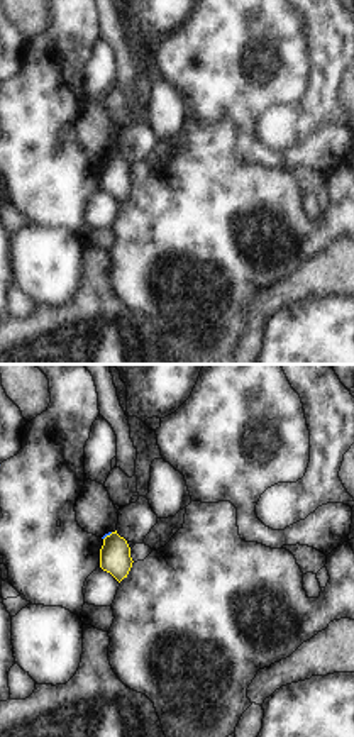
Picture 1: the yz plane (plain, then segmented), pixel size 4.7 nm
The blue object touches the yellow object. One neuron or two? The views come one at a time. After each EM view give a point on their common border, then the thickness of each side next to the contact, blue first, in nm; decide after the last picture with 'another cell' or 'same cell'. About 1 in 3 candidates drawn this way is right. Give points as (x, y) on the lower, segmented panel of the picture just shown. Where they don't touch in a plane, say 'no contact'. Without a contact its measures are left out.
meets blue at (107, 534); 20 nm thick on the blue side, 140 nm on the other

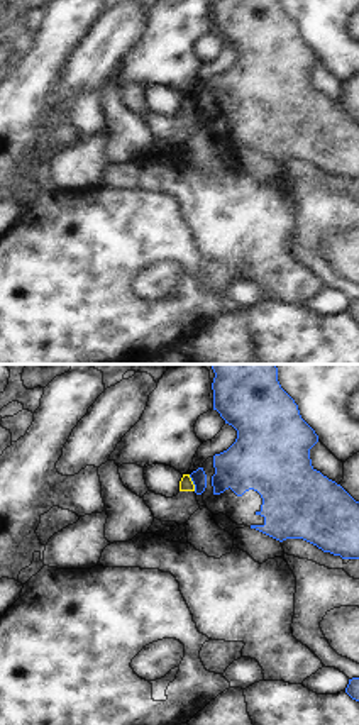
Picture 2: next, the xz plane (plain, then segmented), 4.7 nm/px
meets blue at (193, 483); 70 nm thick on the blue side, 60 nm on the other

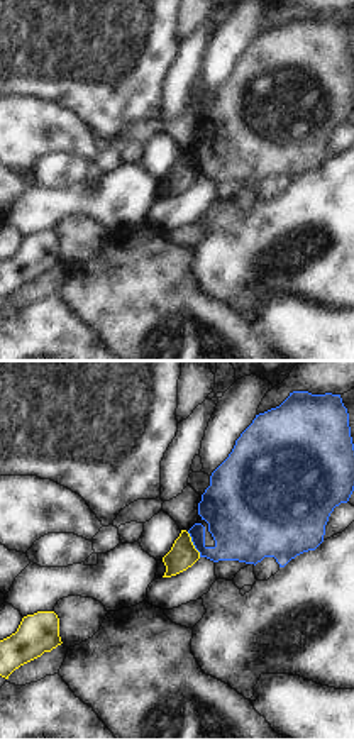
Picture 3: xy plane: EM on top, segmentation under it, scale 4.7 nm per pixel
meets blue at (193, 544); 300 nm thick on the blue side, 130 nm on the other

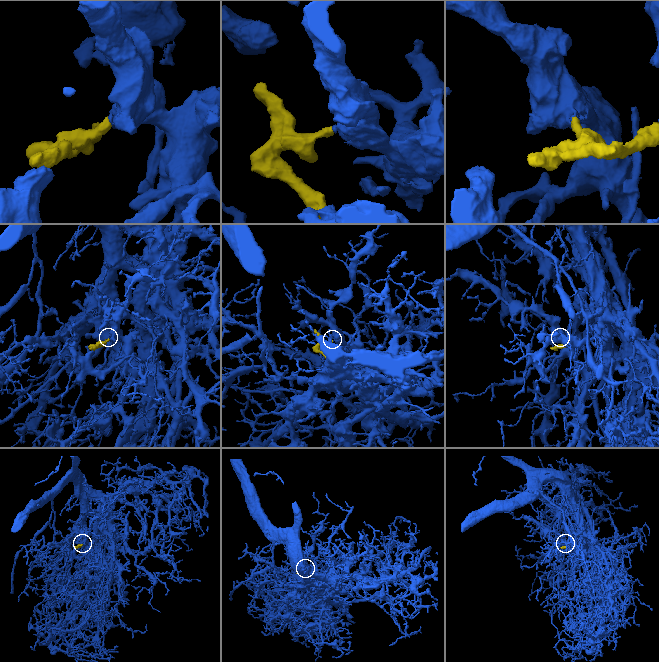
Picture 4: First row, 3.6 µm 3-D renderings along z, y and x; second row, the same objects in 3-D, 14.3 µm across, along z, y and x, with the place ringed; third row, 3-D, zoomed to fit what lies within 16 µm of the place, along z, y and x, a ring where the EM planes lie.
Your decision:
another cell

